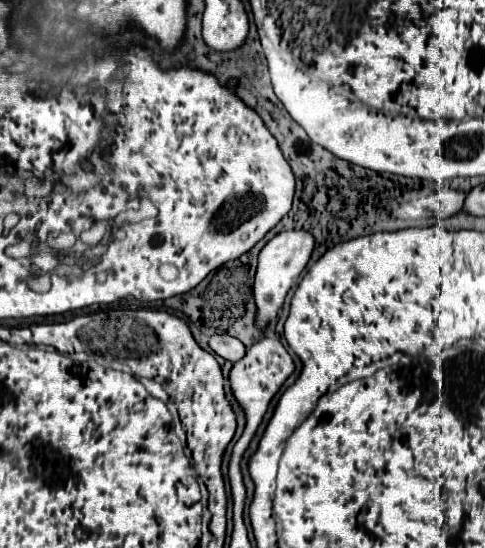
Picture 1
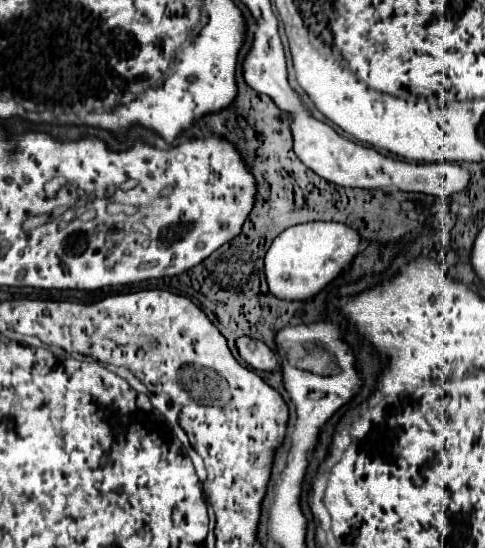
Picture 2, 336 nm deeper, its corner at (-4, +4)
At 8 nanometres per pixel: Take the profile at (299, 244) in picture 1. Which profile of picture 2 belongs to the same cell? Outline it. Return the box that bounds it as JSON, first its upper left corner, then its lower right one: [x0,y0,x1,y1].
[265,222,359,300]

